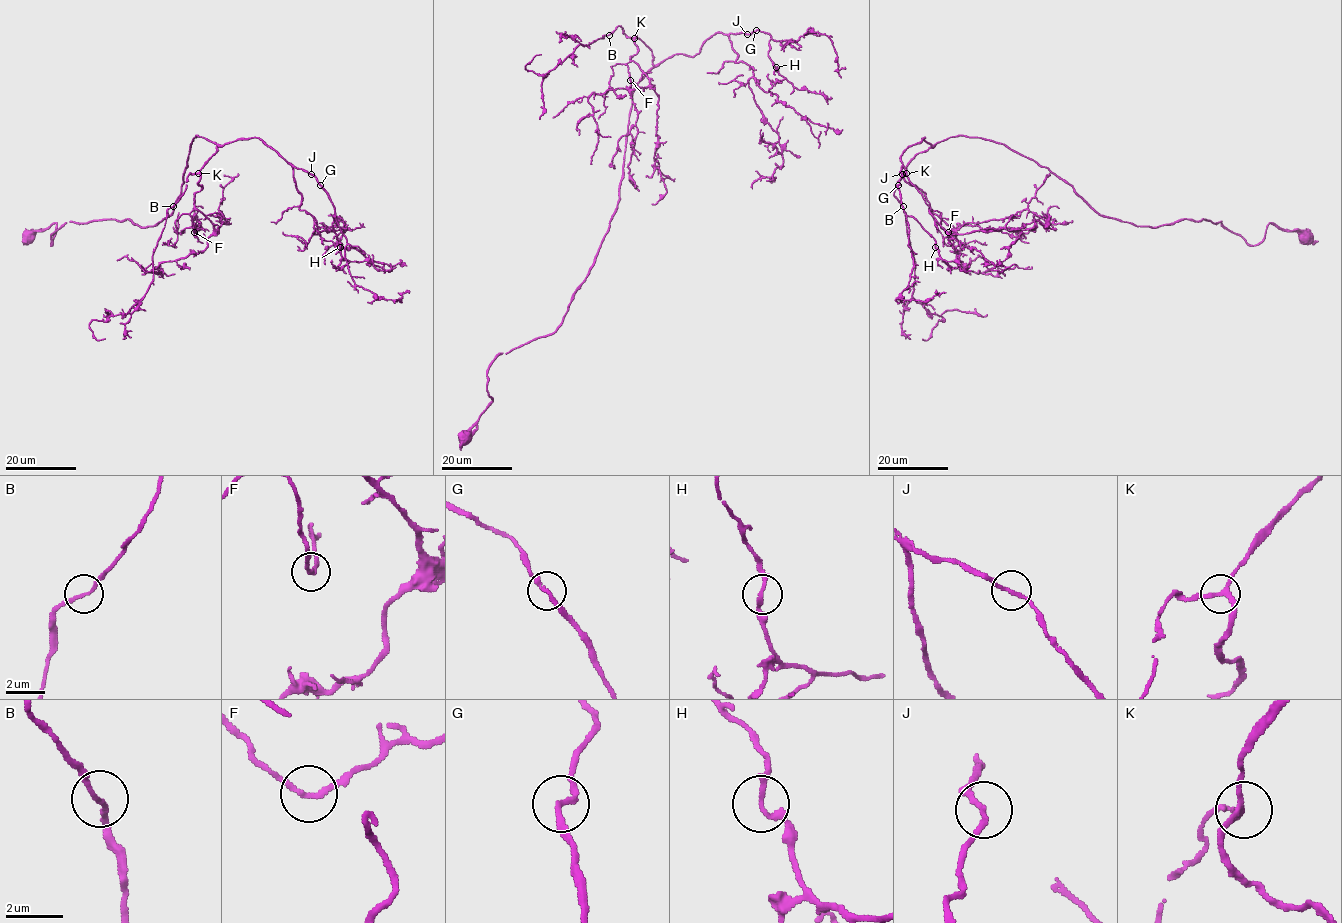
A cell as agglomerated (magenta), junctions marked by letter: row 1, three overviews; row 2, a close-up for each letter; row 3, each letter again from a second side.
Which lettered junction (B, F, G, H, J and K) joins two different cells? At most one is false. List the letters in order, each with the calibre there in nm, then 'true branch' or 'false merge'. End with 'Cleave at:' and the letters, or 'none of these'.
B: 140 nm | true branch
F: 170 nm | true branch
G: 180 nm | true branch
H: 180 nm | true branch
J: 150 nm | true branch
K: 190 nm | true branch
Cleave at: none of these

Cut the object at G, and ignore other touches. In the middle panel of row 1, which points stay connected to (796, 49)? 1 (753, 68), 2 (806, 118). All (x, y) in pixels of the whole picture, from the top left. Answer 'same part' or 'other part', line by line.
1: other part
2: other part

